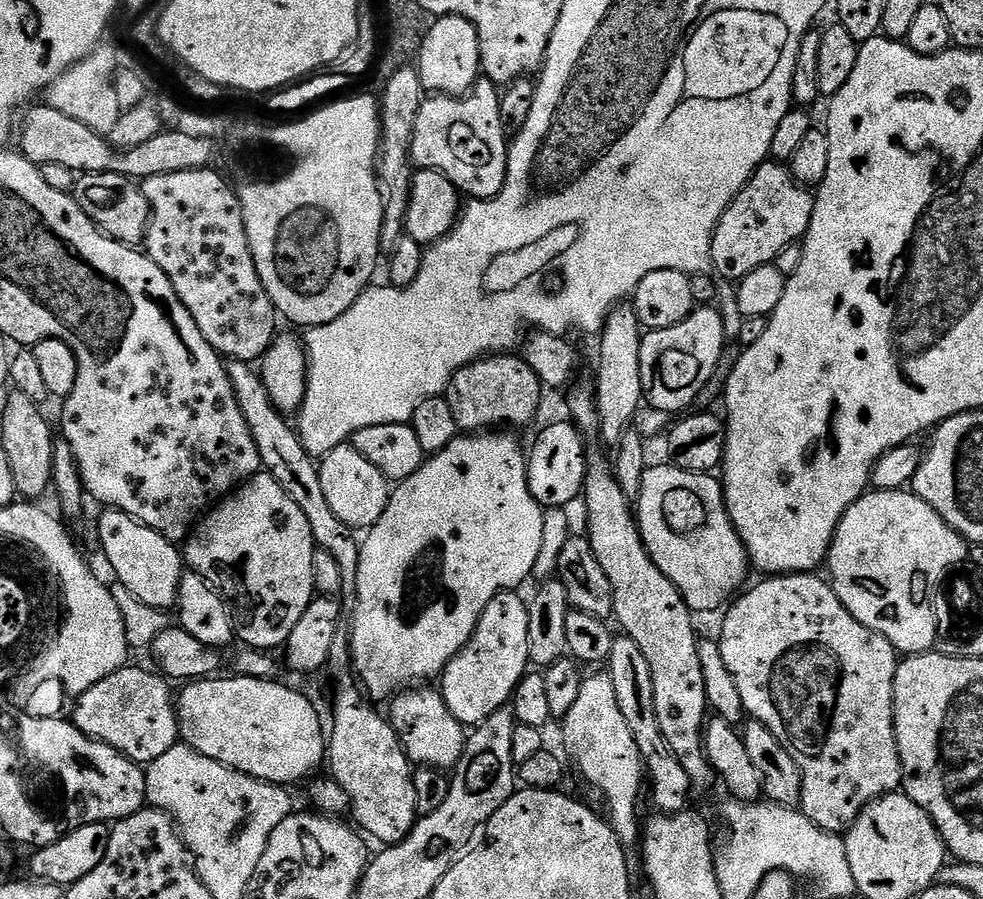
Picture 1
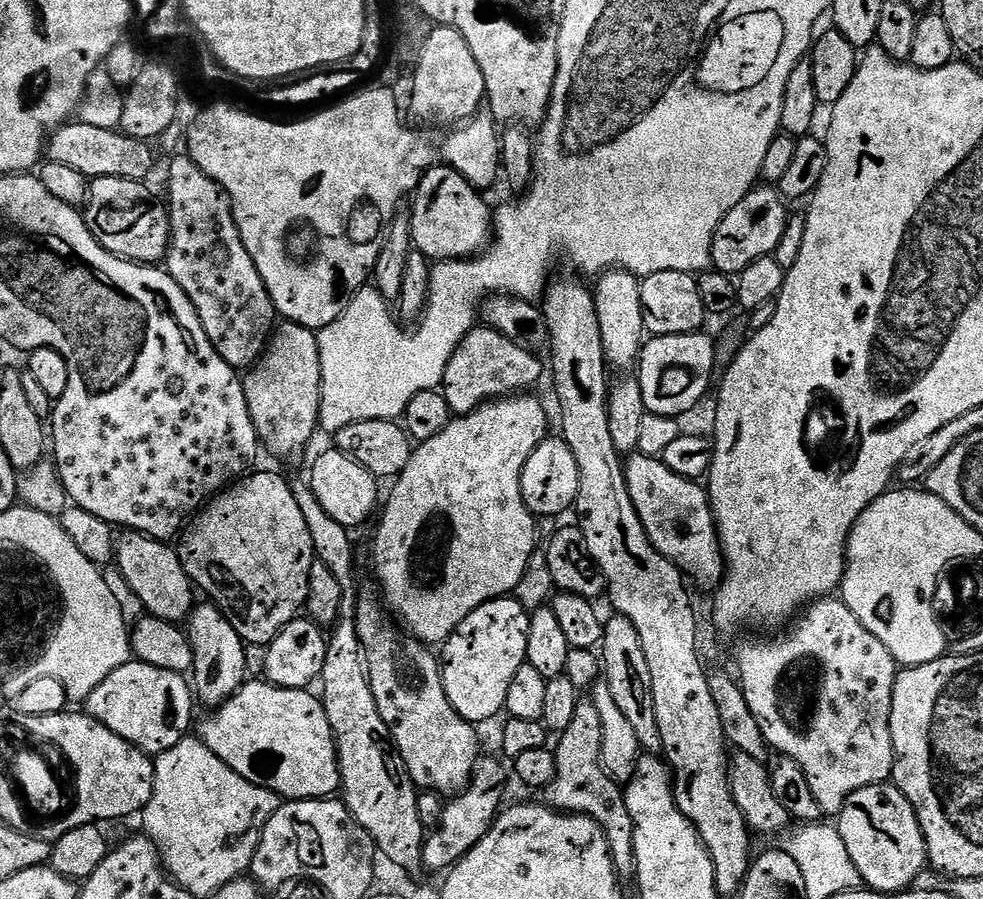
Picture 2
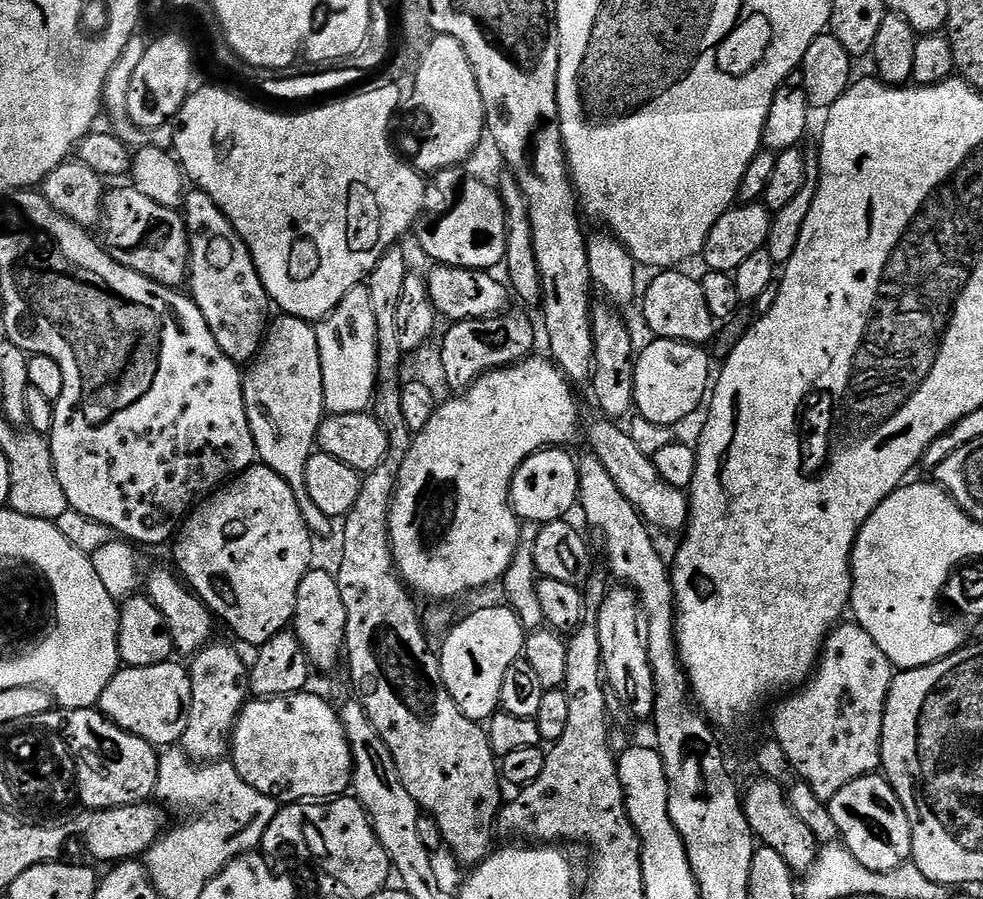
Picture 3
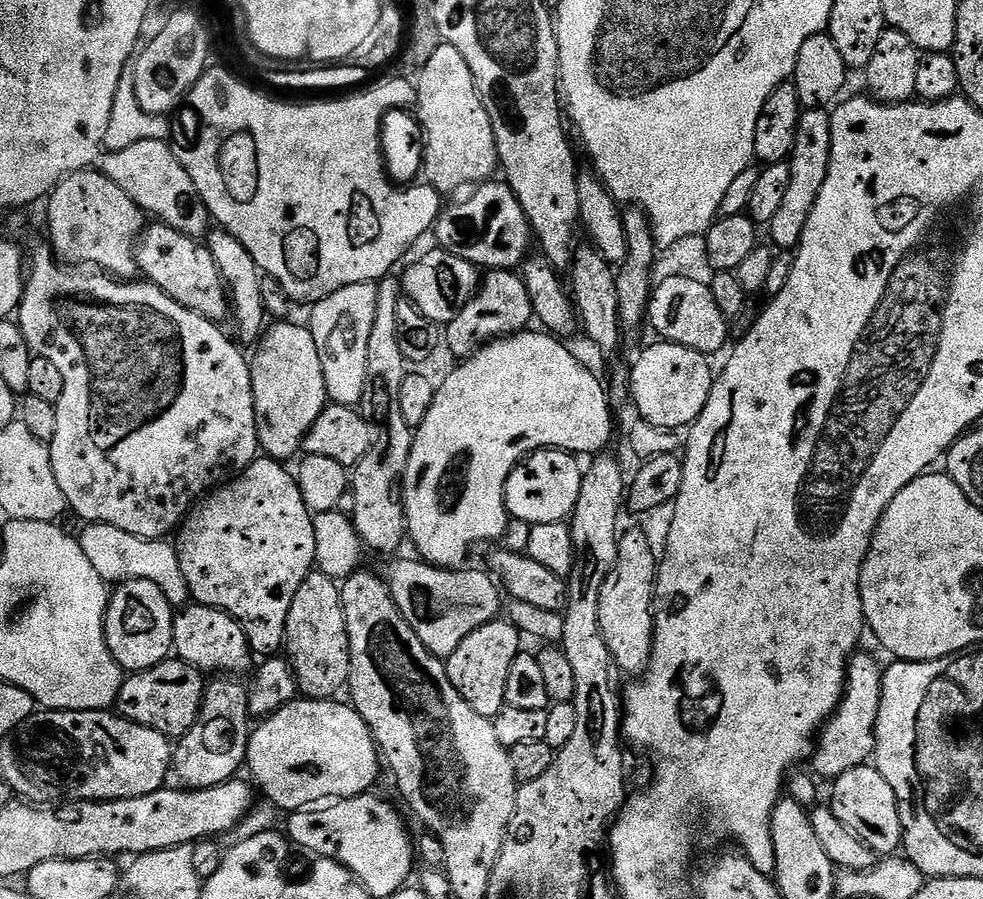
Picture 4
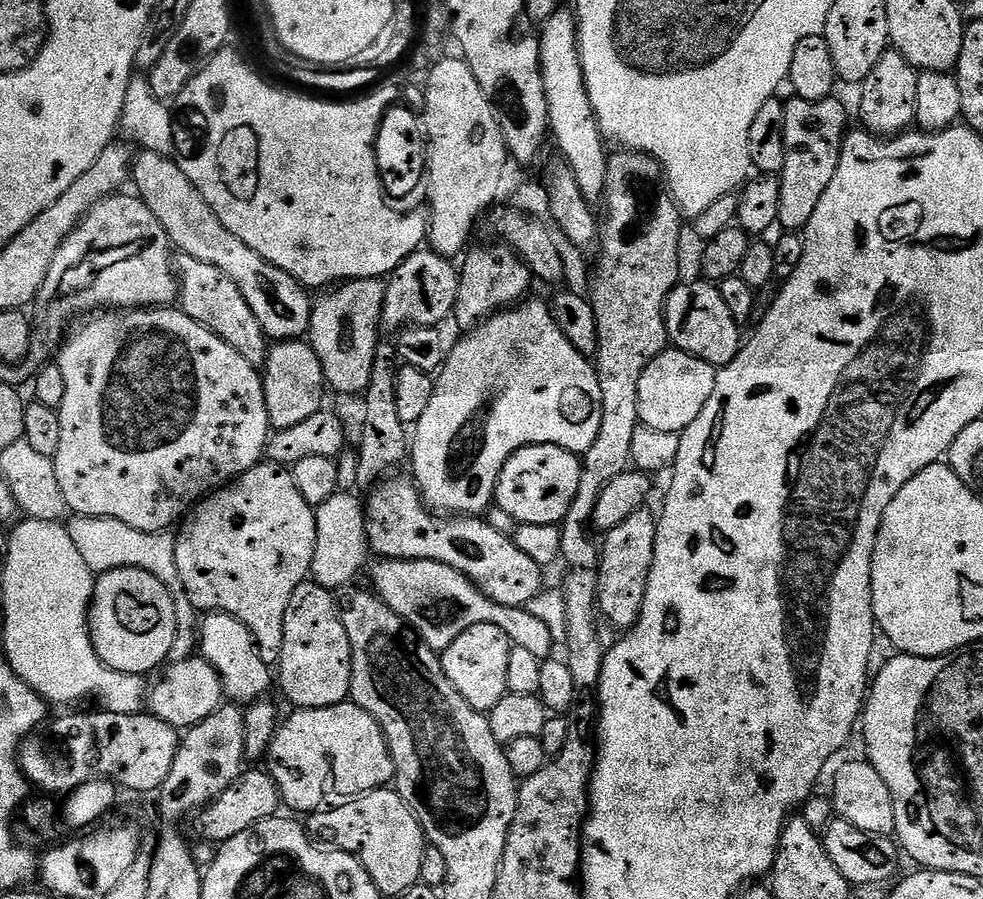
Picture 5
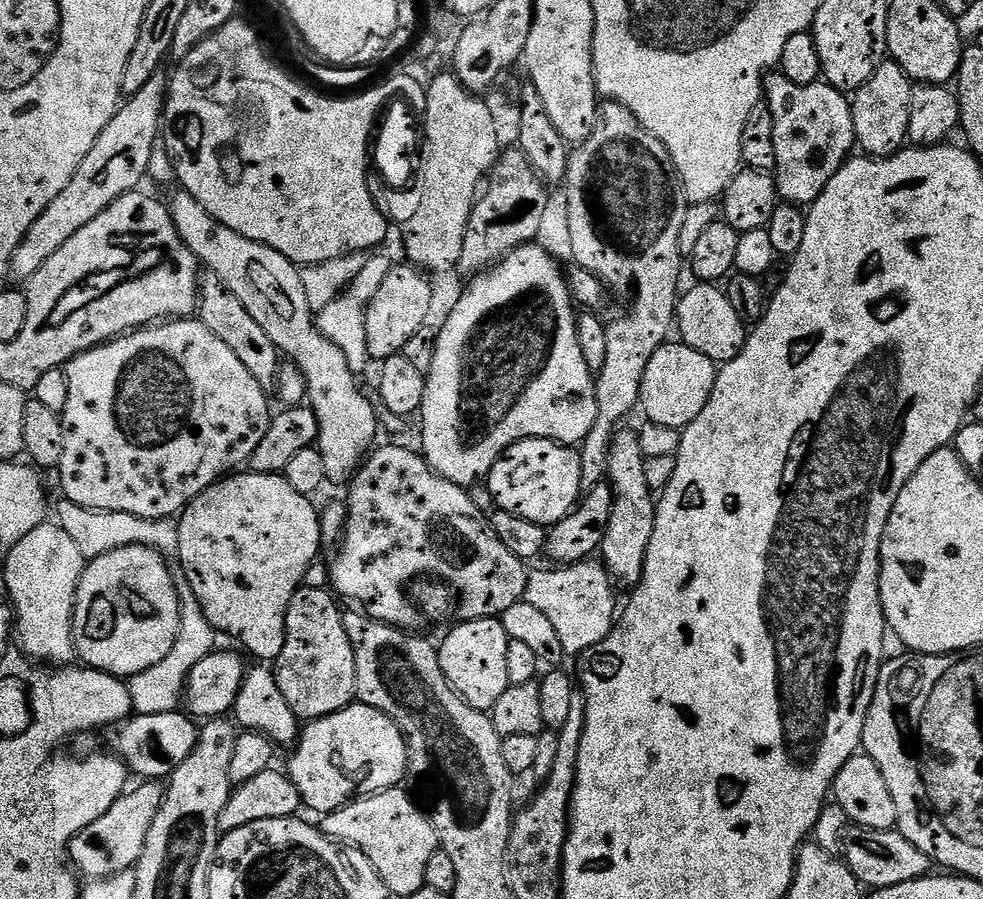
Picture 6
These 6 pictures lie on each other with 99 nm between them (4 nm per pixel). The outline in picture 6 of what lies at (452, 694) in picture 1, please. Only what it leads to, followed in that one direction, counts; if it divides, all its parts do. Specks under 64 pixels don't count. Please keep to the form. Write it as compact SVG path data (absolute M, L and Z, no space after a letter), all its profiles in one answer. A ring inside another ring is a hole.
M499 619L465 620L439 645L440 665L446 682L470 705L485 714L506 694L509 688L506 674L506 646L509 638Z

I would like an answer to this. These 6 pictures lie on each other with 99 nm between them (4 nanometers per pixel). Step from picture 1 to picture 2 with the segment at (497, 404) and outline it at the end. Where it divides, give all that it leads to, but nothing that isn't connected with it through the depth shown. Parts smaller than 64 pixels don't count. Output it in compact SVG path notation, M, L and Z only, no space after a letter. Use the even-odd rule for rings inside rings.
M477 326L470 329L462 338L462 342L454 350L450 362L446 366L446 374L442 391L446 402L450 406L453 417L465 416L494 400L499 400L505 396L515 396L525 390L532 390L532 387L540 380L540 375L545 375L546 364L540 361L541 357L535 352L530 352L518 346L510 338L506 338L500 332L487 326Z

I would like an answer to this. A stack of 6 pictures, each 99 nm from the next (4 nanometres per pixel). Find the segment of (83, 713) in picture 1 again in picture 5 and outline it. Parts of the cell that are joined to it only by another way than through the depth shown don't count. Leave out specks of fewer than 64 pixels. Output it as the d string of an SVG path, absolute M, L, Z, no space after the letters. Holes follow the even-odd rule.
M180 658L177 661L177 664L169 663L159 673L160 681L151 685L146 697L146 708L151 715L171 728L187 730L210 718L210 714L217 712L226 699L223 682L210 662L203 658Z

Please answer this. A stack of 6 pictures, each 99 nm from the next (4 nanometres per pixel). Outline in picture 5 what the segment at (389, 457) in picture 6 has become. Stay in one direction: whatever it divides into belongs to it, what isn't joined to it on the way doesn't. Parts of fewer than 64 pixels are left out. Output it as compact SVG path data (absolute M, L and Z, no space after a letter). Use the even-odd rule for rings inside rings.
M395 476L381 479L364 505L365 534L373 557L444 563L460 571L482 594L502 606L523 608L540 595L545 587L542 565L522 554L515 539L498 534L484 518L437 514L425 504L411 479Z

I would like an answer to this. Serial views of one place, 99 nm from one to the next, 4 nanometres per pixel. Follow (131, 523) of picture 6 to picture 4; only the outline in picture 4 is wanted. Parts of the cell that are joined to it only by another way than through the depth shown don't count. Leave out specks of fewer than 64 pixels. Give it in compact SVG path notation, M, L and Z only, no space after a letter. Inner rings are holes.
M89 523L85 528L88 529L78 536L82 554L86 554L90 566L94 566L94 570L98 570L100 577L109 585L123 584L125 580L154 582L154 586L166 594L173 609L183 609L189 603L188 584L184 581L175 543L167 539L138 538L138 534L126 534L126 530L118 530L118 526L109 524Z

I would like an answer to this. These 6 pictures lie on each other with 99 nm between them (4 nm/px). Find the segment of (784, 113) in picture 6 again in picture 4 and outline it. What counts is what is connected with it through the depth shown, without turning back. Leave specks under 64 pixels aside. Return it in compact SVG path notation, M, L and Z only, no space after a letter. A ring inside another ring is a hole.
M810 108L801 111L798 118L798 132L794 134L794 150L787 161L792 171L790 187L786 189L786 198L774 213L772 223L767 225L766 232L772 235L771 243L780 250L795 250L800 247L802 230L806 230L806 218L818 202L818 194L826 182L832 153L832 118L825 109Z

